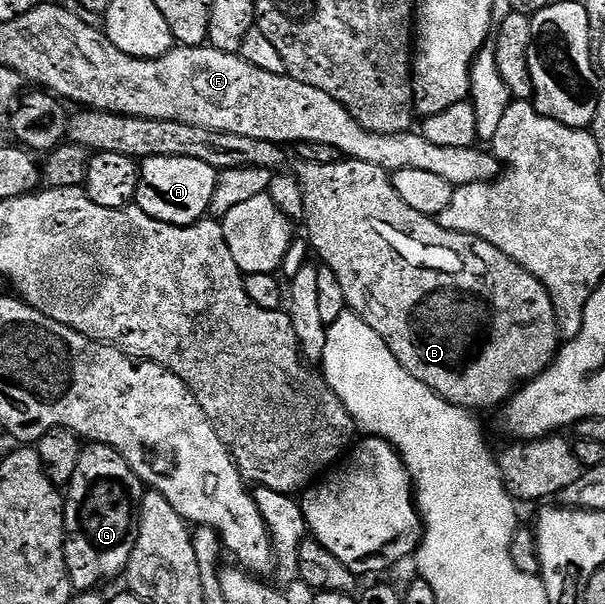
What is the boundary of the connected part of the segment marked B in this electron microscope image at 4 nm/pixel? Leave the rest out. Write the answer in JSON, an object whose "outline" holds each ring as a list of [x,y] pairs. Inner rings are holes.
{"outline":[[[345,158],[335,164],[319,164],[318,162],[306,162],[300,167],[301,171],[296,171],[295,177],[301,184],[301,195],[303,196],[303,208],[305,217],[303,225],[309,229],[307,241],[311,247],[312,253],[321,257],[319,260],[321,266],[331,268],[343,288],[346,307],[352,313],[361,317],[379,336],[383,336],[383,344],[391,348],[395,360],[415,376],[431,392],[435,392],[443,400],[447,400],[456,406],[462,406],[464,410],[478,412],[477,410],[489,410],[492,406],[497,408],[504,407],[505,403],[517,393],[518,389],[537,378],[552,364],[556,358],[559,349],[559,343],[562,341],[561,331],[557,328],[557,317],[551,296],[547,288],[527,268],[515,264],[511,256],[503,256],[495,244],[487,244],[487,240],[479,240],[473,234],[464,234],[463,232],[451,232],[437,223],[436,217],[415,212],[411,204],[403,201],[403,196],[395,192],[390,171],[383,168],[375,168],[375,164],[367,164],[363,160],[354,158]]]}

